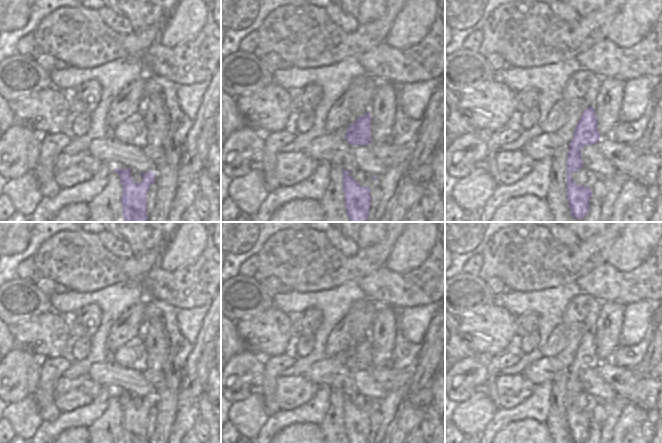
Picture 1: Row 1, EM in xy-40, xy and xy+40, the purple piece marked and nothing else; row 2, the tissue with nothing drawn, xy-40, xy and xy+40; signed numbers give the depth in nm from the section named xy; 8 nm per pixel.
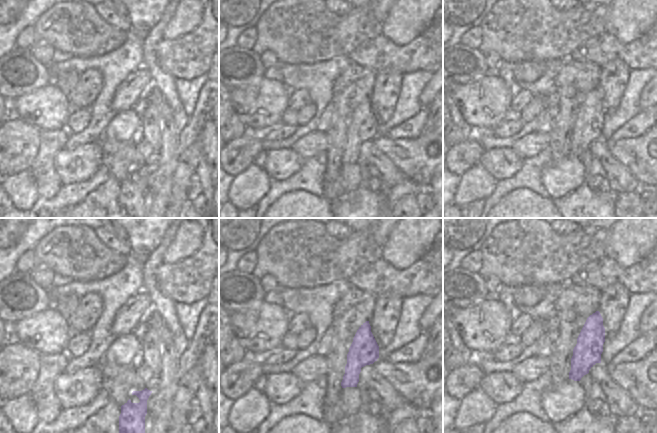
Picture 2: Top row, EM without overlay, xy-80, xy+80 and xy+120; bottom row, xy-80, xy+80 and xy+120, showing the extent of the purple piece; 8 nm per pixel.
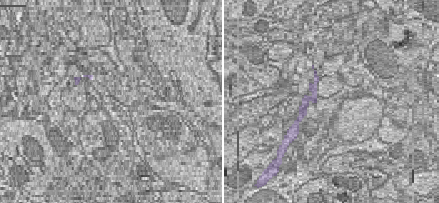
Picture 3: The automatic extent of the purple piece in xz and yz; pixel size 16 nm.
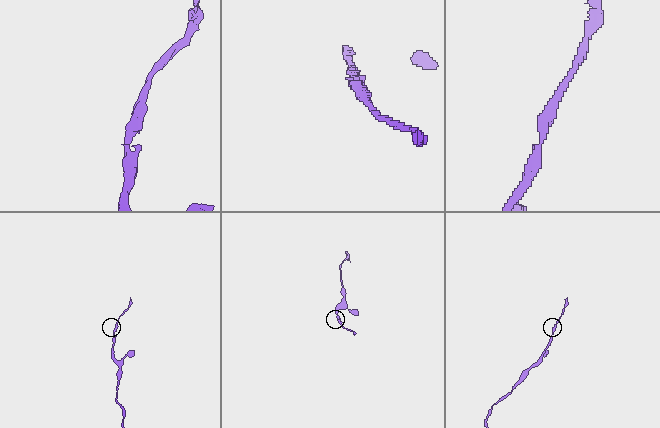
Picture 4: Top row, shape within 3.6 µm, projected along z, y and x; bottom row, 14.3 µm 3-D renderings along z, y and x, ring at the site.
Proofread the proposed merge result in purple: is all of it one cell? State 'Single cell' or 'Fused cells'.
Single cell

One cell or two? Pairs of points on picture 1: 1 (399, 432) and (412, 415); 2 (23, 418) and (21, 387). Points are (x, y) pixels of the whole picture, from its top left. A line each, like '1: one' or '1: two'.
1: one
2: two

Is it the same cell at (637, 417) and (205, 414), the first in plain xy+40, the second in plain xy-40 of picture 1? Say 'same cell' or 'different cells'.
different cells

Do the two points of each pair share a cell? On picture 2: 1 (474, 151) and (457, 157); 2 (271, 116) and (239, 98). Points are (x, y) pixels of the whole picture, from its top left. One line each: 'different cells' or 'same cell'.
1: same cell
2: same cell

